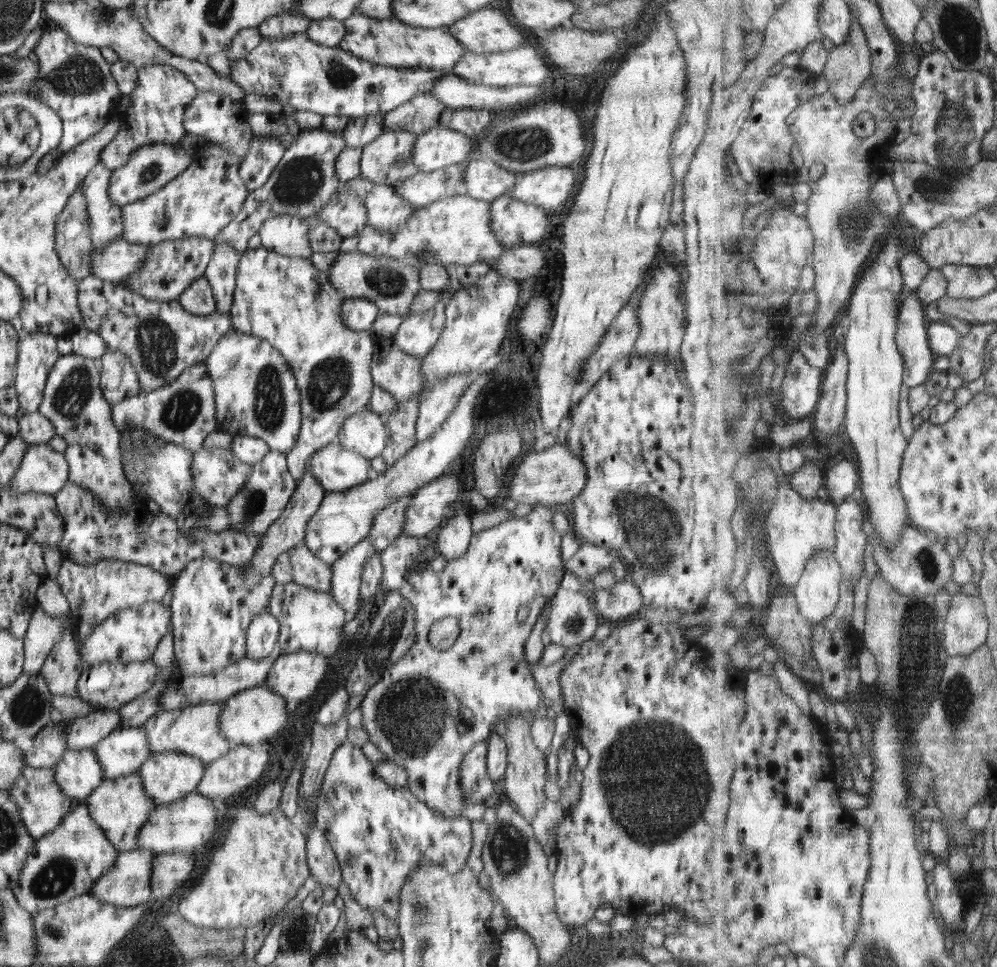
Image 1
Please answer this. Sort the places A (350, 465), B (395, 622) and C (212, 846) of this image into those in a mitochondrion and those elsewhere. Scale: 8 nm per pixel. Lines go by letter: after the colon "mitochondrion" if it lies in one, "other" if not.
A: other
B: mitochondrion
C: other

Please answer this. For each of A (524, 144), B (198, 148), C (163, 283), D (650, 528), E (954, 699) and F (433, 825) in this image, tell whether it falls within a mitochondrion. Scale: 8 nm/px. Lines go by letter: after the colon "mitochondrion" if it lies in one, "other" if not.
A: mitochondrion
B: other
C: mitochondrion
D: mitochondrion
E: mitochondrion
F: other

